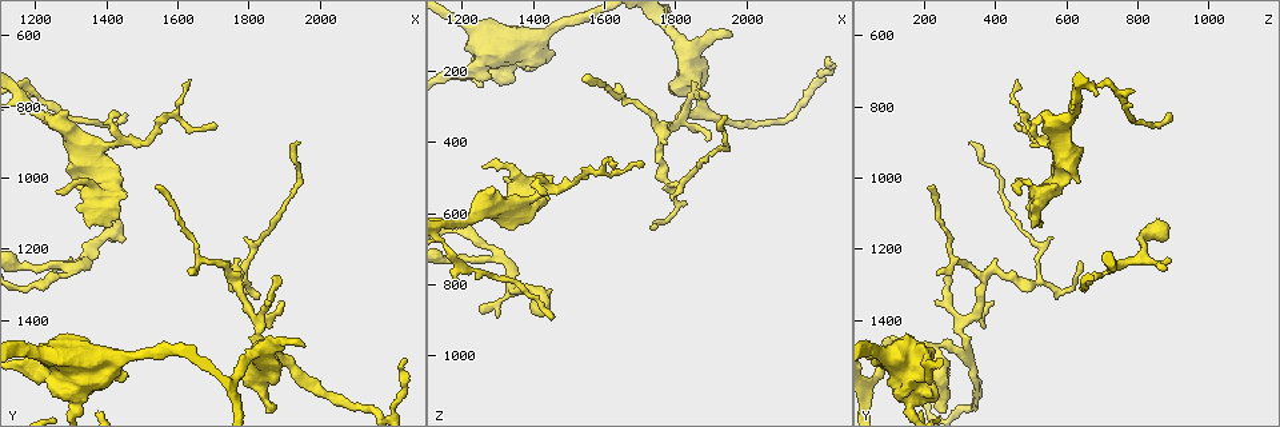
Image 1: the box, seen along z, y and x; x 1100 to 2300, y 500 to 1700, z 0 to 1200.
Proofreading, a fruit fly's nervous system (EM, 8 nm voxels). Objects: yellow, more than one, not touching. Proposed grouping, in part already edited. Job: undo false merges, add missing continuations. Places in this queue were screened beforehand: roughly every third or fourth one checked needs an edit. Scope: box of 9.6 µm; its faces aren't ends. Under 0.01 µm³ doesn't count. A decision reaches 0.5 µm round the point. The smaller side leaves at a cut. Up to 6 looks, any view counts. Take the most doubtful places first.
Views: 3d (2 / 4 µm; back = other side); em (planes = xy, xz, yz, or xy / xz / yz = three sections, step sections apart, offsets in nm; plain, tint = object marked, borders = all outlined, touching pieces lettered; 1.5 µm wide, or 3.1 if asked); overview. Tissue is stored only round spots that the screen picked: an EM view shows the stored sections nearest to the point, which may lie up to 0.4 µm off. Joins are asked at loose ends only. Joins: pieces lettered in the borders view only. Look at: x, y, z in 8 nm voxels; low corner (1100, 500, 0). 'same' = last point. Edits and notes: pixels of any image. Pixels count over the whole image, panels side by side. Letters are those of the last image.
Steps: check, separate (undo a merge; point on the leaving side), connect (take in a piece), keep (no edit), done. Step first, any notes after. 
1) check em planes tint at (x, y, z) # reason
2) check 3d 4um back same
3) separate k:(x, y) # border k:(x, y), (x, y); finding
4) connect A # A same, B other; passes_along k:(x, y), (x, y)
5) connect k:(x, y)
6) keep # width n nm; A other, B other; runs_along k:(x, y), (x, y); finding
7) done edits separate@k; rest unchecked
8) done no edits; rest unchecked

check 3d 4um at (1870, 1480, 290) # three-way junction

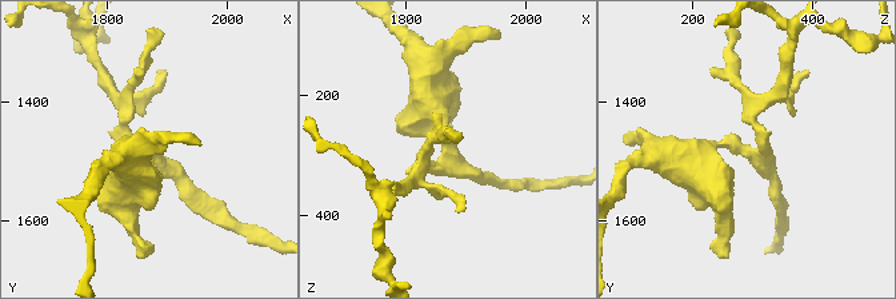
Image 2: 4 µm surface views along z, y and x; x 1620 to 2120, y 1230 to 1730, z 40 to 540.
check em planes borders at (1870, 1485, 295) # arms 3; arm_widths 190, 200, 440 nm; need the tissue

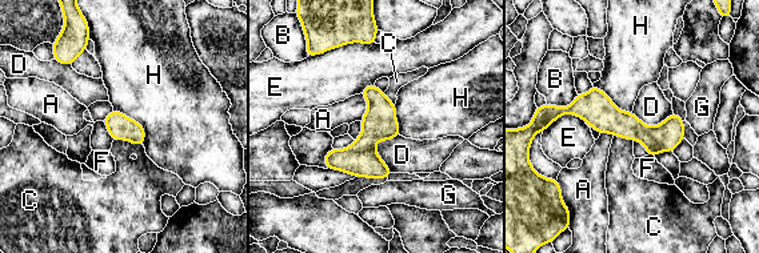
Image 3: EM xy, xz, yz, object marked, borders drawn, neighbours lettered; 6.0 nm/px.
keep # A other, B other, C other, D other, E other, F other, G other, H other; continuous, no second cell

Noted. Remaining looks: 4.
check em xz step 8 borders at (1740, 1240, 630) # an open end

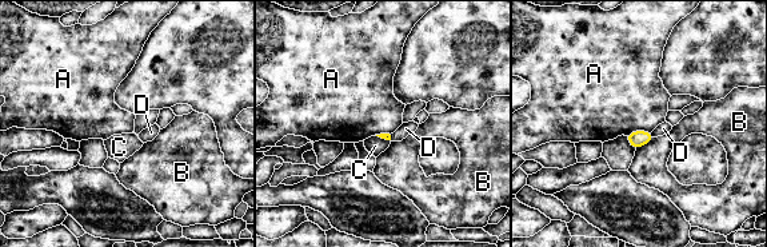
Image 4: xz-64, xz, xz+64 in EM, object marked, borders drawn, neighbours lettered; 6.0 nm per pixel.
check em planes borders same # another direction

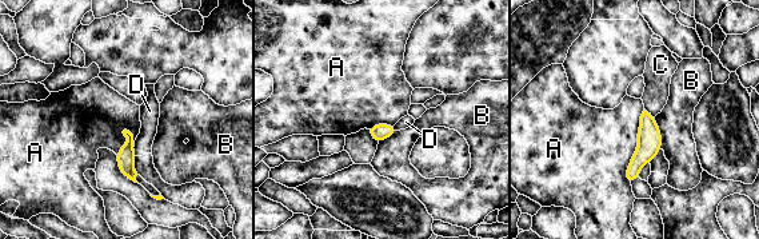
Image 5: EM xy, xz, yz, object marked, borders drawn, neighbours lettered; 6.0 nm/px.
keep # A other, B other, C other, D other; runs_along 5:(647, 116), (647, 150), (630, 178); no lettered piece goes on from it

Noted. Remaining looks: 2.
check em yz step 8 tint at (1640, 720, 460) # tapers out

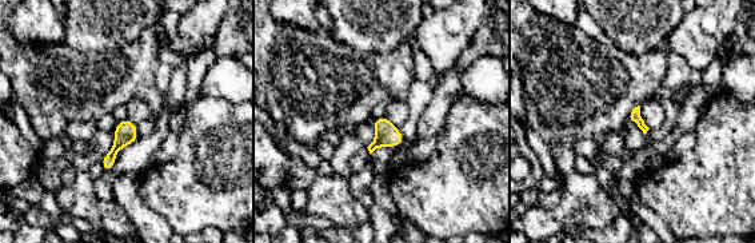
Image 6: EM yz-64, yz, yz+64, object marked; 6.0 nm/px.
check em planes borders same # another direction

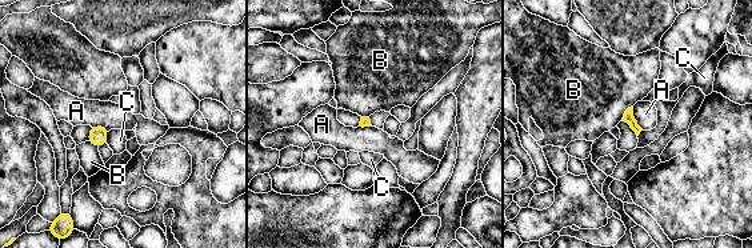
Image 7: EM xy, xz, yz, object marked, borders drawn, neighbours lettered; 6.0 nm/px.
keep # longest_contact A 160 nm; A other, B other, C other; border 7:(632, 106), (622, 118); no lettered piece goes on from it

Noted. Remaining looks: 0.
done no edits; rest unchecked

